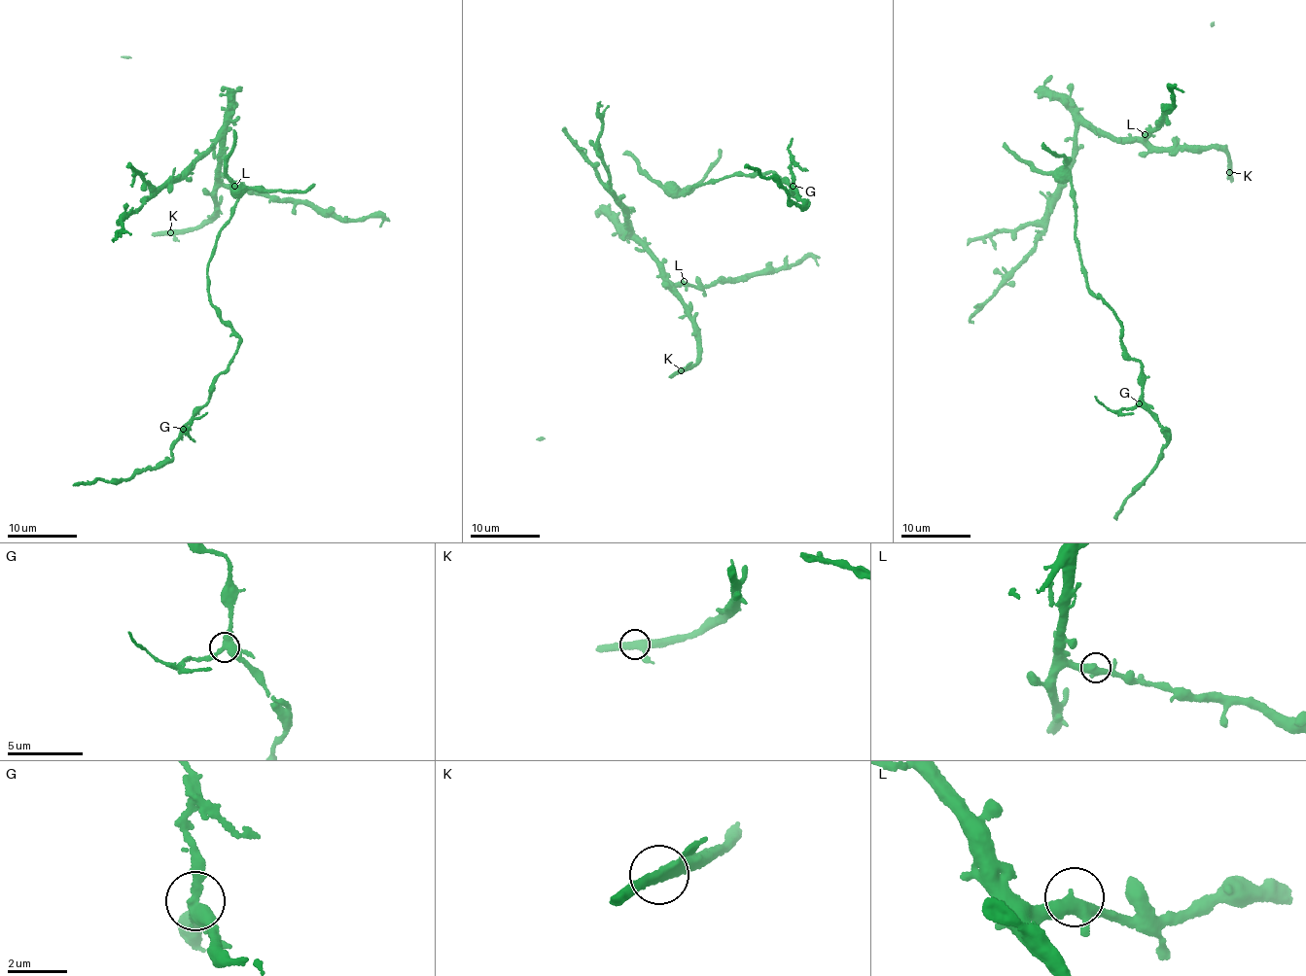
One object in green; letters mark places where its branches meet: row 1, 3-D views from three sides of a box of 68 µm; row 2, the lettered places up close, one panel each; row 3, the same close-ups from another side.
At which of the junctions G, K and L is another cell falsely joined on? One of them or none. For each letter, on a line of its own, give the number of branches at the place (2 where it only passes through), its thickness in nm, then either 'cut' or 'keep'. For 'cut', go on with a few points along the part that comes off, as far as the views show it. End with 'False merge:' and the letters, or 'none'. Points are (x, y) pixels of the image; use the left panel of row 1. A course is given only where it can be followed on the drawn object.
G: 3 branches meet; 380 nm thick; cut; foreign part runs (183, 429), (207, 411)
K: 3 branches meet; 360 nm thick; keep
L: 3 branches meet; 360 nm thick; keep
False merge: G

